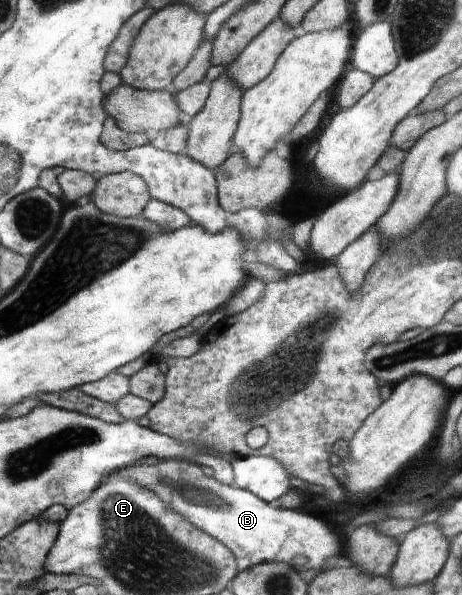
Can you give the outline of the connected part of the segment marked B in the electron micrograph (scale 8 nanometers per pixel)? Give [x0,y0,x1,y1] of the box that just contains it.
[120,459,346,575]

